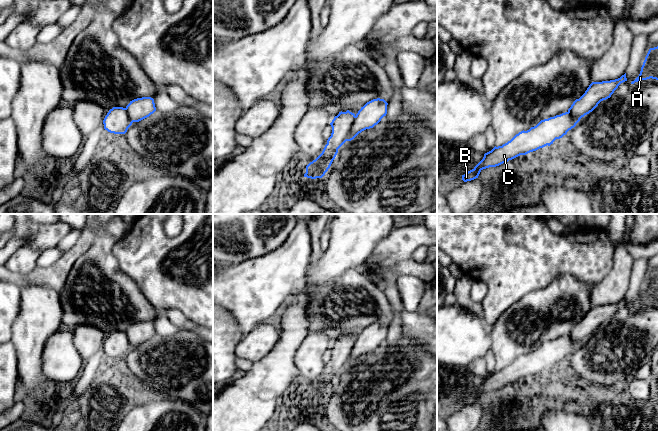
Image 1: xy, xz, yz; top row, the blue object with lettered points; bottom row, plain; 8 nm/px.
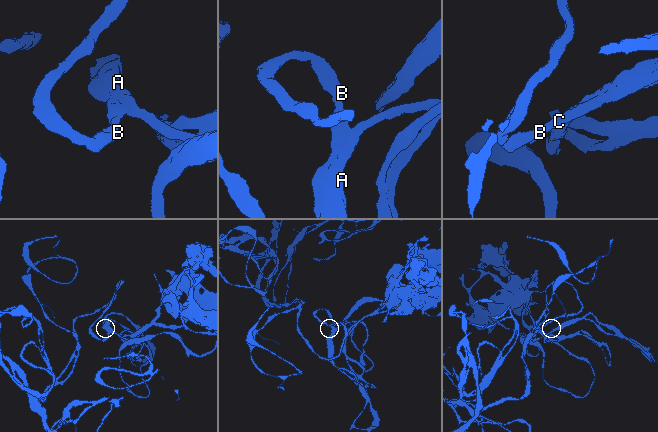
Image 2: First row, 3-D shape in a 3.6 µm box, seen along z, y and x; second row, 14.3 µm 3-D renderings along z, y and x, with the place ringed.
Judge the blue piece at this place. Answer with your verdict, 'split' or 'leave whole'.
leave whole

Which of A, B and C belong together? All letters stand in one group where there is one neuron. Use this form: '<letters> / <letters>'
A B C

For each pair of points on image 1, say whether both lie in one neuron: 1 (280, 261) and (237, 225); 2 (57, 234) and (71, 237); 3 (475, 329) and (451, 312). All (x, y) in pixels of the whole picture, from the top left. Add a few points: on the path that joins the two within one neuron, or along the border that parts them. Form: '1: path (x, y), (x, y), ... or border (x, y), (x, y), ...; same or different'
1: border (287, 237), (271, 251), (247, 260); different
2: border (72, 229), (56, 246); different
3: path (469, 329), (457, 318); same

